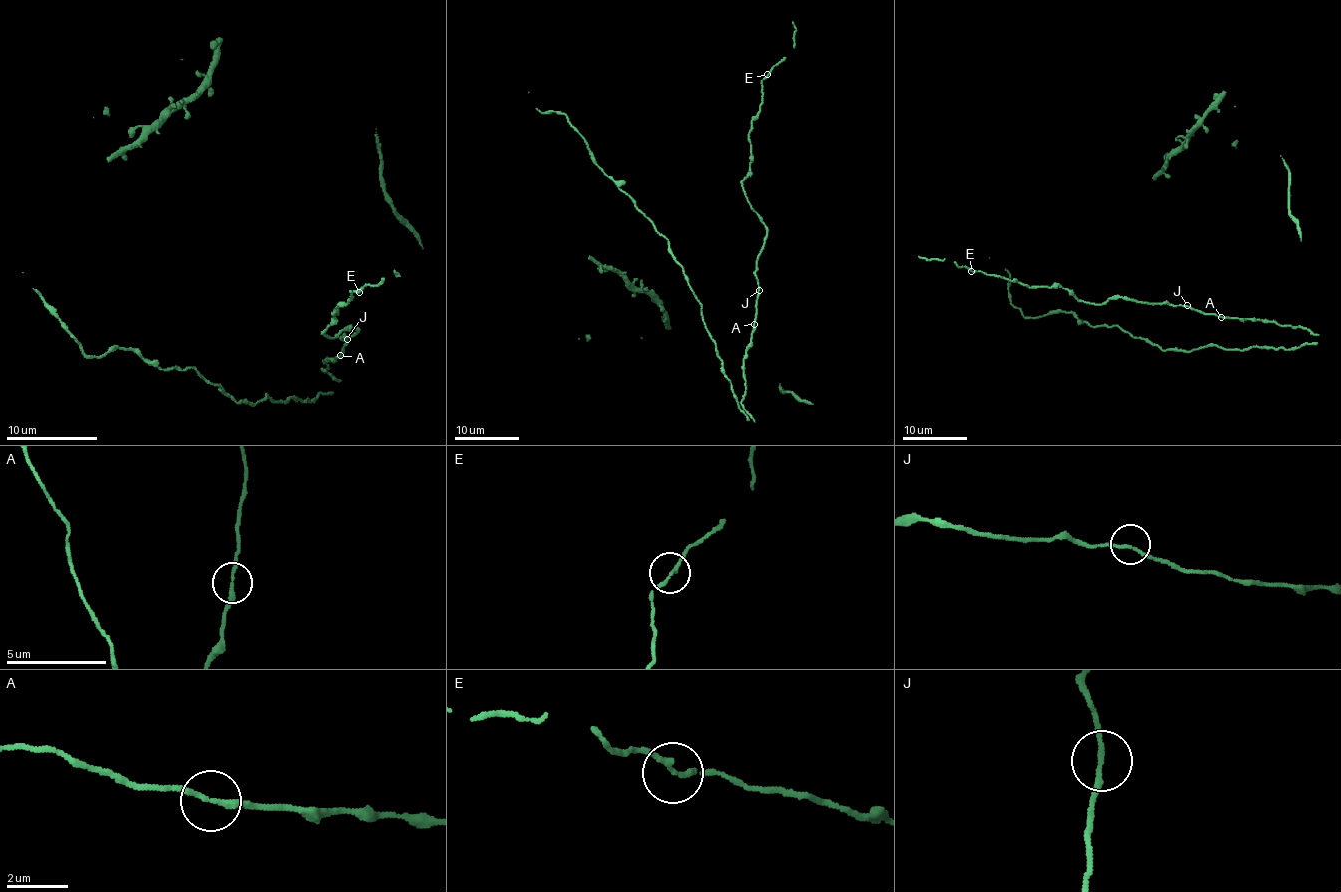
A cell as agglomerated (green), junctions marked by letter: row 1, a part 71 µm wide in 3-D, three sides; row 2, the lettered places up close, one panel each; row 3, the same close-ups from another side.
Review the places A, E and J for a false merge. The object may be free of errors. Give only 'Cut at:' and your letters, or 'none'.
Cut at: none

